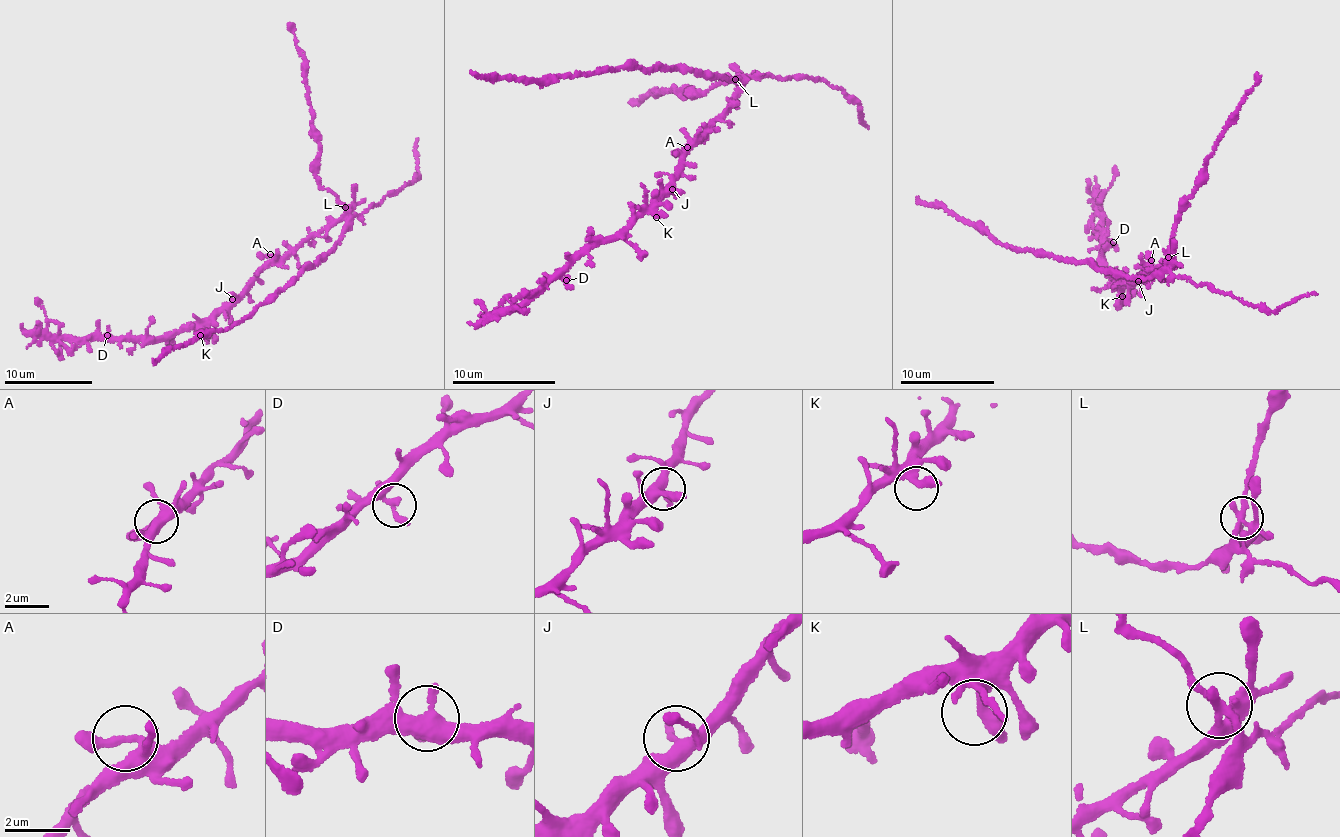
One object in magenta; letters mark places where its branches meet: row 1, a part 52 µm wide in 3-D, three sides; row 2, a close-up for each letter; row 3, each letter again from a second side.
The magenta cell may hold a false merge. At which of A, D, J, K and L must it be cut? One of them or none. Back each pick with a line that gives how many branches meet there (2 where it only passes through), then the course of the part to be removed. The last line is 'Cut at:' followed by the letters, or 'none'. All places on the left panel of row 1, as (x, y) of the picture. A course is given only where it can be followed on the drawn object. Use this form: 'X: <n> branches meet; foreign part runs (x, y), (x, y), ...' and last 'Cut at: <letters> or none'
L: 3 branches meet; foreign part runs (345, 207), (349, 216), (339, 240), (263, 304), (253, 307), (252, 314), (225, 329), (163, 350), (153, 359)
Cut at: L

